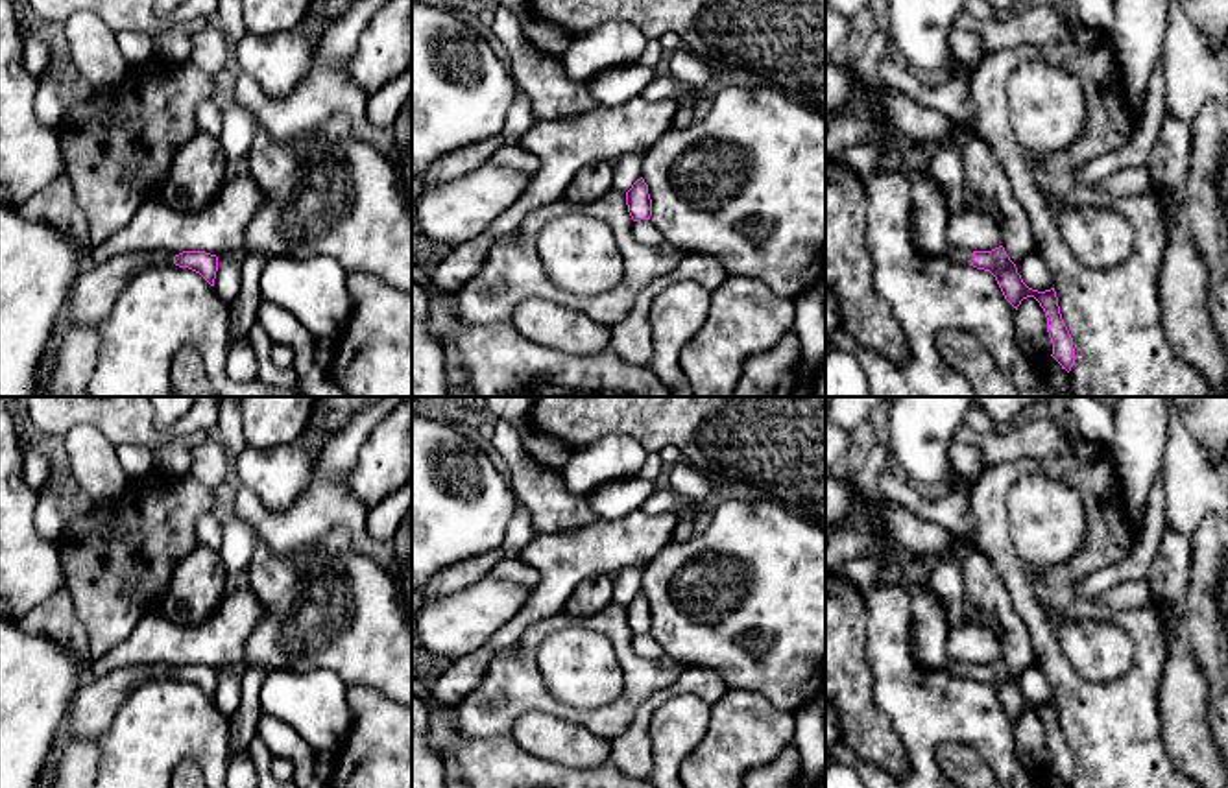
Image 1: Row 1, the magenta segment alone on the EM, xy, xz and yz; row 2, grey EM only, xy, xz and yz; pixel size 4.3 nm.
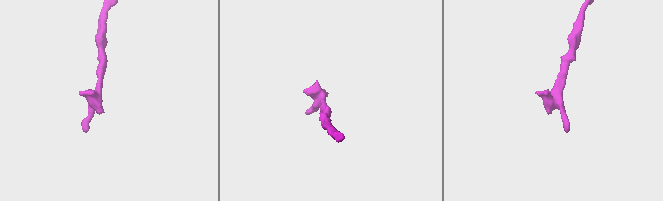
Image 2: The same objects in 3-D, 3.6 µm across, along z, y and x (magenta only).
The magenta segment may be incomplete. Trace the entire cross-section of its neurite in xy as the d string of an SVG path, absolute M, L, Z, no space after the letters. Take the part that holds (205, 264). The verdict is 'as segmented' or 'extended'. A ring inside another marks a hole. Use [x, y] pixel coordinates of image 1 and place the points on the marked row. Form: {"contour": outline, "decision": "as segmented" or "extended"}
{"contour": "M166 251L116 255L98 266L81 269L78 275L68 297L72 323L98 327L135 275L153 266L172 264L199 273L214 286L218 257L205 251L183 251L175 257Z", "decision": "extended"}

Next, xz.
{"contour": "M637 179L632 188L626 192L628 212L633 221L650 220L652 216L652 199L648 194L648 185L644 179Z", "decision": "as segmented"}

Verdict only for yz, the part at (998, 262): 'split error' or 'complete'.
split error

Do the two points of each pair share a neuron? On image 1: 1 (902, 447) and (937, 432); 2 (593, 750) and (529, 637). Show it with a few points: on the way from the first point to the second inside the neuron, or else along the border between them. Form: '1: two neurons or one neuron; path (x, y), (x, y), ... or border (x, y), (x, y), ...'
1: one neuron; path (911, 445), (927, 432)
2: two neurons; border (538, 711), (582, 724), (608, 740)

